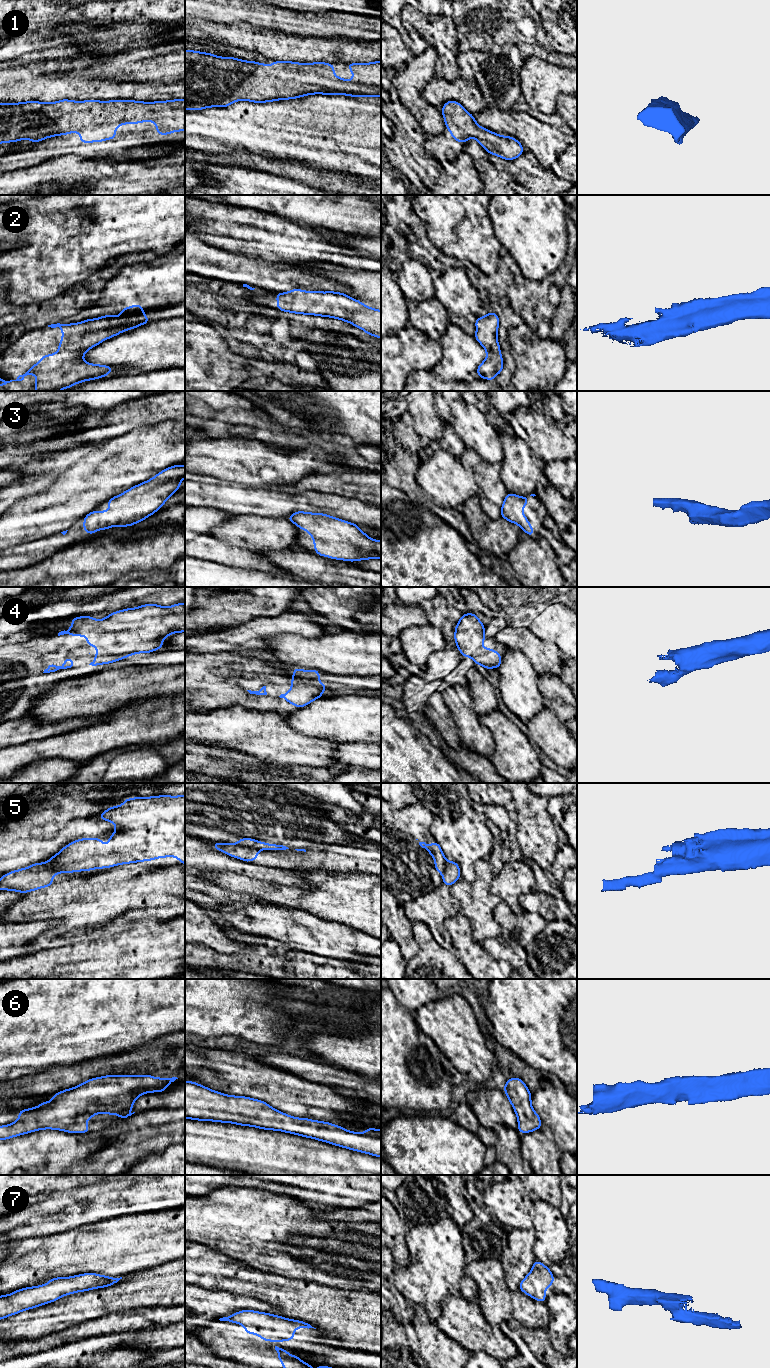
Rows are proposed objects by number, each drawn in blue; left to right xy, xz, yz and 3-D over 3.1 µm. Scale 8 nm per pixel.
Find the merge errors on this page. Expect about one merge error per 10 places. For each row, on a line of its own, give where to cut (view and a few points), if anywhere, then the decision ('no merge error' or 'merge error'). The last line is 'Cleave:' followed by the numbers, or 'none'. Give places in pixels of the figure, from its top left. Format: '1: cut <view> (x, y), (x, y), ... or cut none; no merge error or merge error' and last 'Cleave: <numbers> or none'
1: cut none; no merge error
2: cut none; no merge error
3: cut none; no merge error
4: cut none; no merge error
5: cut xz (237, 843), (256, 849); merge error
6: cut none; no merge error
7: cut none; no merge error
Cleave: 5

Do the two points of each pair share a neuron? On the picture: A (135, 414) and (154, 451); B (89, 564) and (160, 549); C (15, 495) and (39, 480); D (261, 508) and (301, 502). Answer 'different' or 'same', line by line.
A: different
B: same
C: same
D: same

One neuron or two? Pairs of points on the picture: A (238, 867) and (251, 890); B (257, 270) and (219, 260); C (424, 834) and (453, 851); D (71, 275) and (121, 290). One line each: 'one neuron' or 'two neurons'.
A: two neurons
B: one neuron
C: two neurons
D: two neurons

